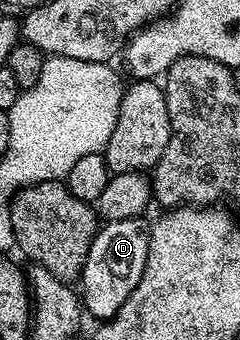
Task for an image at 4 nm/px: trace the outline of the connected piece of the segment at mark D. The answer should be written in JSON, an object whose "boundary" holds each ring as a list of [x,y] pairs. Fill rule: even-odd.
{"boundary":[[[138,217],[105,223],[93,238],[91,253],[87,253],[87,261],[81,270],[79,298],[84,310],[88,314],[90,311],[97,321],[113,319],[115,313],[119,313],[123,301],[131,297],[135,285],[139,285],[139,277],[143,277],[150,233],[147,223],[145,227],[145,221],[144,218]]]}

